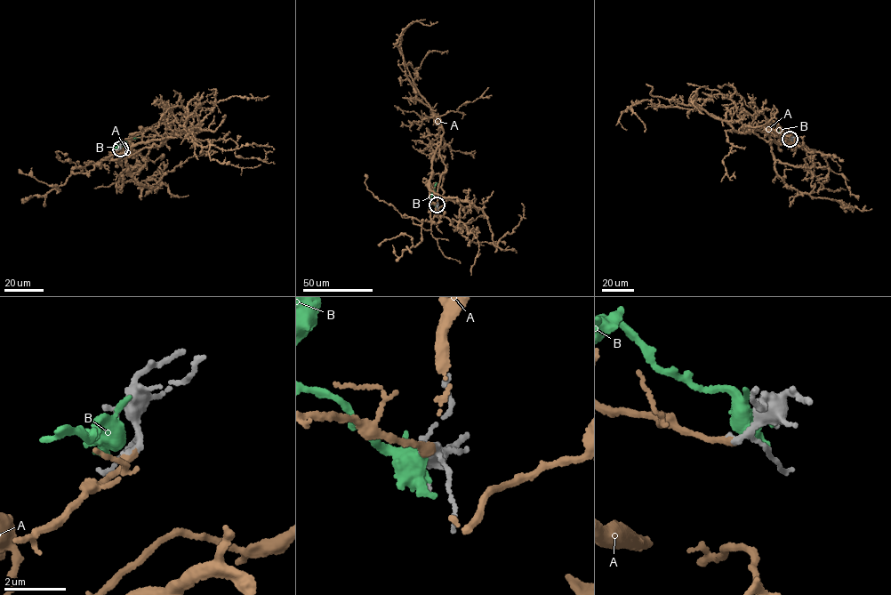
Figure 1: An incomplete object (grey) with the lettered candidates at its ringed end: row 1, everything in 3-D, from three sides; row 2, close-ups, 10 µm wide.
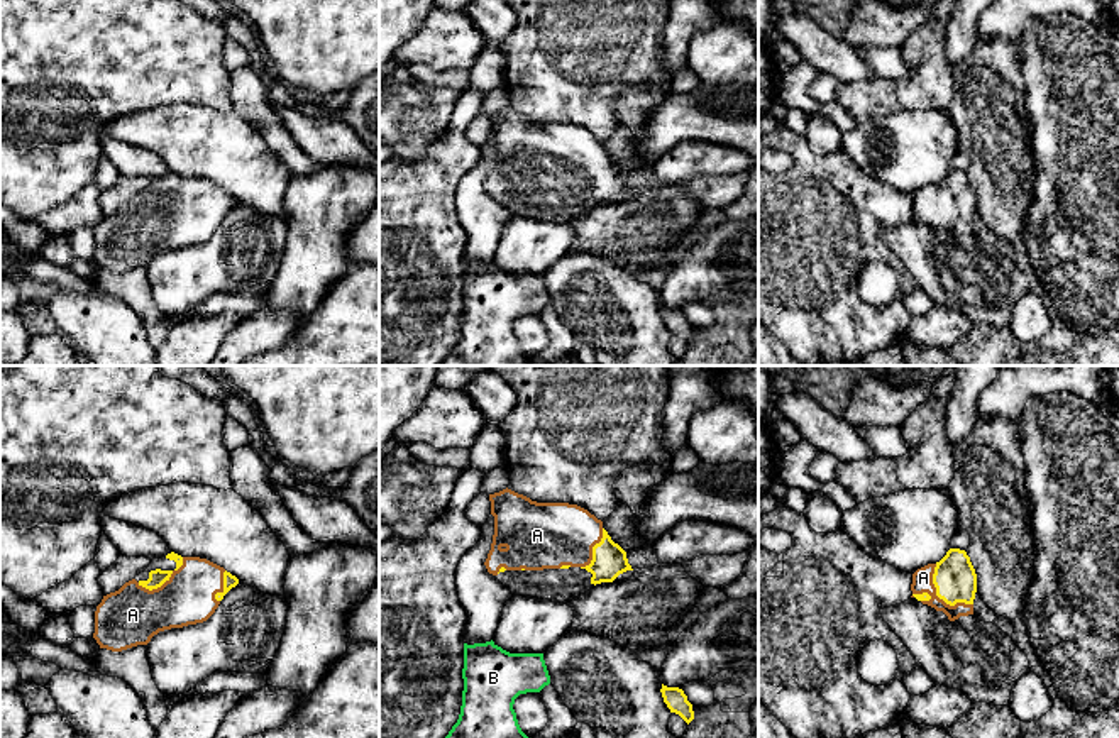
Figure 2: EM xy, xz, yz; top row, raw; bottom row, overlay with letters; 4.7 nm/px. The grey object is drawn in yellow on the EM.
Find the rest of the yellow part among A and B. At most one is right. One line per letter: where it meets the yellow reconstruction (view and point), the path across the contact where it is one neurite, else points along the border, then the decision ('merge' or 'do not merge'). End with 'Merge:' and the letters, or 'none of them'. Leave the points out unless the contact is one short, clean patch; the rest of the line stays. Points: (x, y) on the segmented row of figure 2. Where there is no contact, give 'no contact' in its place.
A: meets yellow in yz at (940, 598); merge
B: no contact; do not merge
Merge: A

